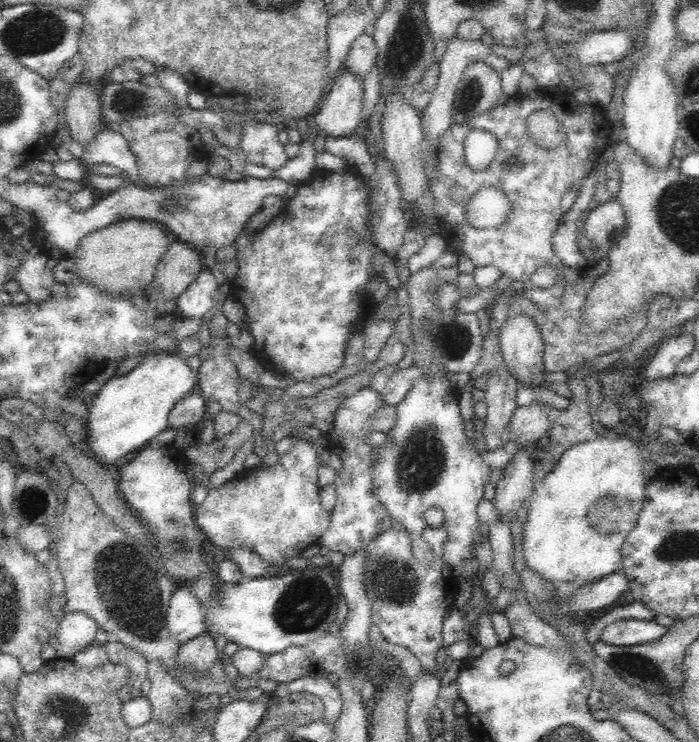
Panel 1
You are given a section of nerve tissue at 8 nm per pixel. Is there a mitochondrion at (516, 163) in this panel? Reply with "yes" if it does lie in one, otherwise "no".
yes

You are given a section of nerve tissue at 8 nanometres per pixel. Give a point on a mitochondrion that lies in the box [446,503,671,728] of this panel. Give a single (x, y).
(642, 666)

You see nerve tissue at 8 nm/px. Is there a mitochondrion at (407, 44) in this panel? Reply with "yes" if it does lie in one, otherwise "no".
yes

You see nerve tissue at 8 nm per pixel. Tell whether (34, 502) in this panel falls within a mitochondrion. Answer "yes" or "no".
yes

